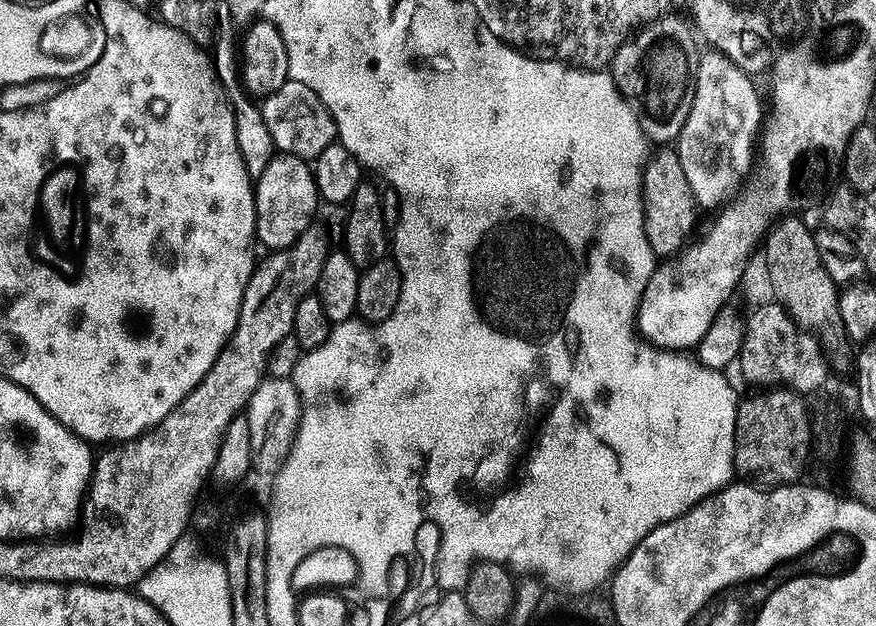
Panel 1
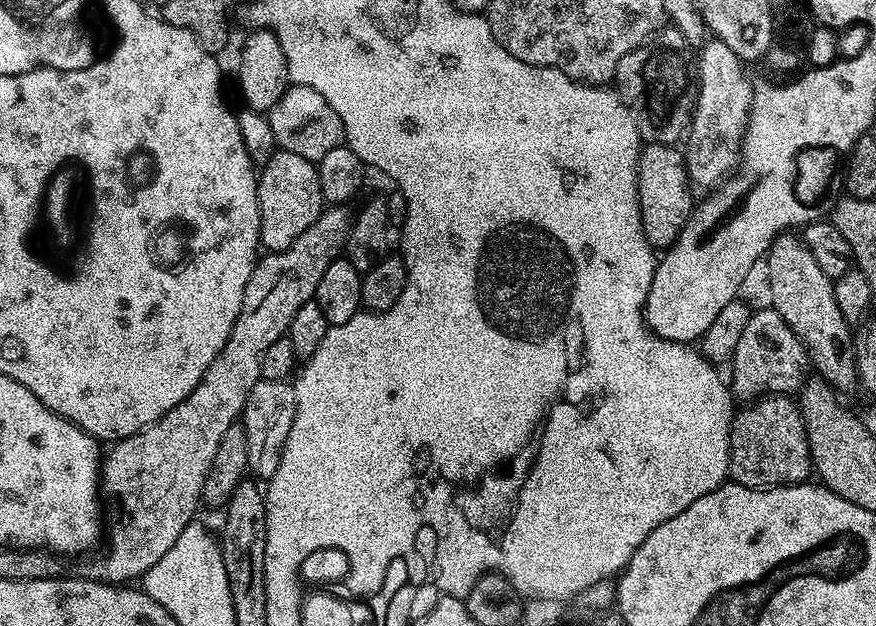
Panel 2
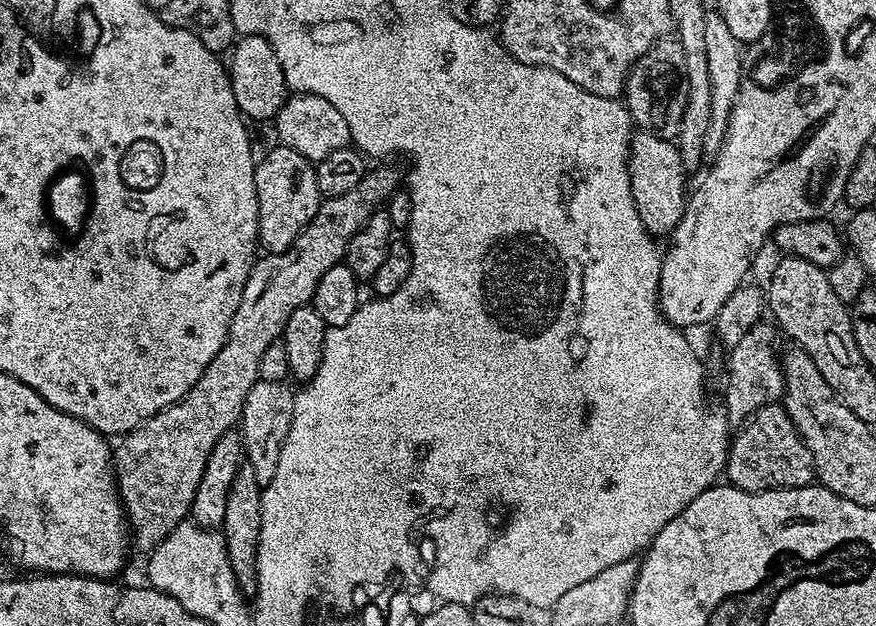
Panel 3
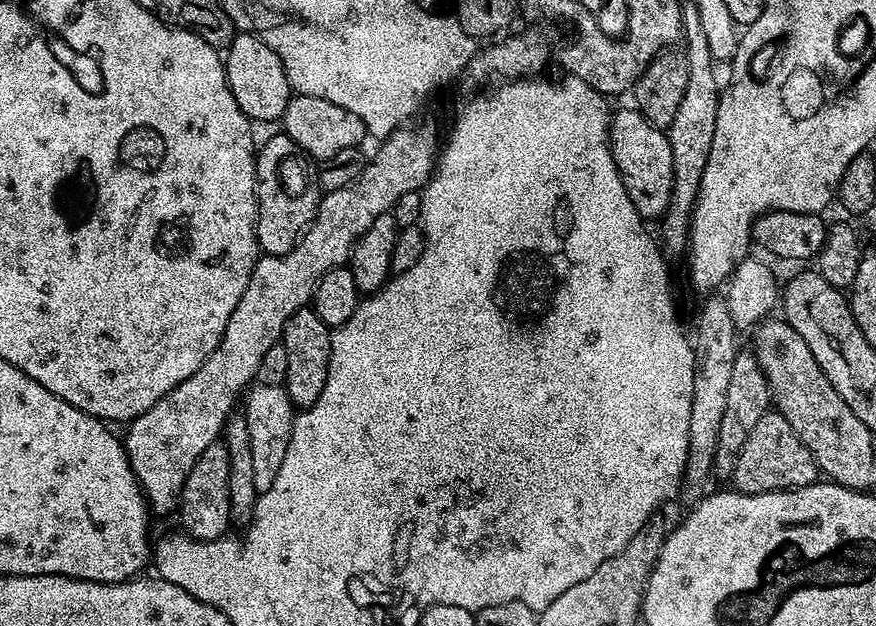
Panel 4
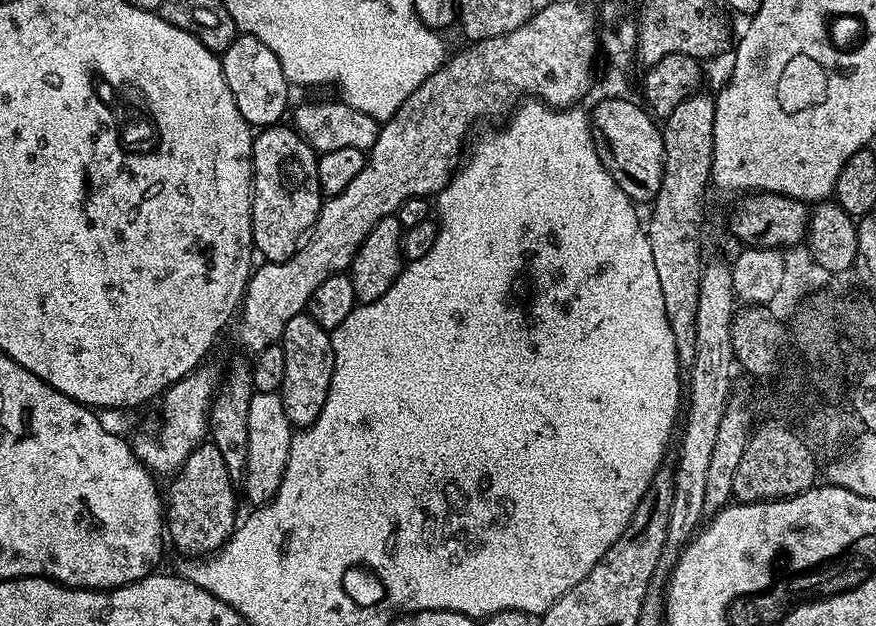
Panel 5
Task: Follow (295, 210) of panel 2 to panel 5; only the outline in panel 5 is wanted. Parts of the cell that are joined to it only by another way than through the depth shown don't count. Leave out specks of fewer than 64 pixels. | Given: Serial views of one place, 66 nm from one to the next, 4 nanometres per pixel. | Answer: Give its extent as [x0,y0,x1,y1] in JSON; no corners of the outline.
[252,126,322,264]

